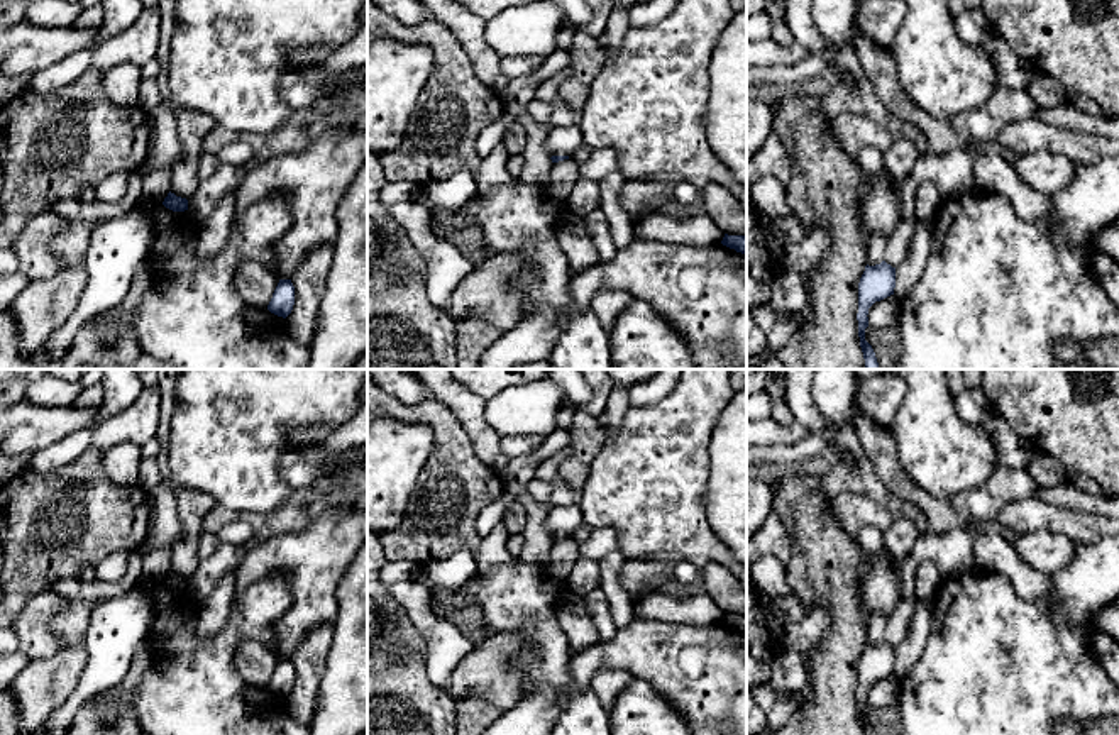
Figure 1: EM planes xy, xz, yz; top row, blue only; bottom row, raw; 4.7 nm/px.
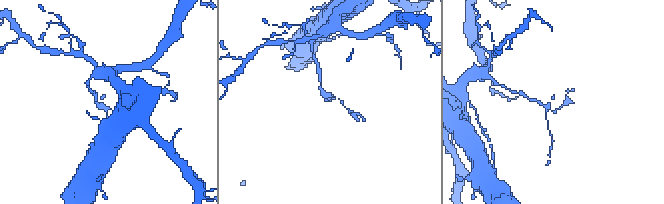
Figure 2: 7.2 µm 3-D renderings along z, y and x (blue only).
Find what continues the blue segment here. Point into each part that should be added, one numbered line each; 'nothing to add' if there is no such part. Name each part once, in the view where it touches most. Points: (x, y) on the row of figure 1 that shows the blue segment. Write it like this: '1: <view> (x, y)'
nothing to add

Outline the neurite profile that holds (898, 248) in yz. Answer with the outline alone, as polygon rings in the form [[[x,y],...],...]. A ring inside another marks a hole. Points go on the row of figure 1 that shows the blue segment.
[[[914,217],[906,218],[889,237],[884,261],[892,268],[897,268],[907,257],[916,225],[918,220]]]

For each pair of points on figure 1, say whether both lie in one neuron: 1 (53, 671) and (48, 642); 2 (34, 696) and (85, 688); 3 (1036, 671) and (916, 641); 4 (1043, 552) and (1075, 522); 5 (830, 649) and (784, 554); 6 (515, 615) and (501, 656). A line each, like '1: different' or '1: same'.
1: different
2: different
3: different
4: different
5: different
6: different

